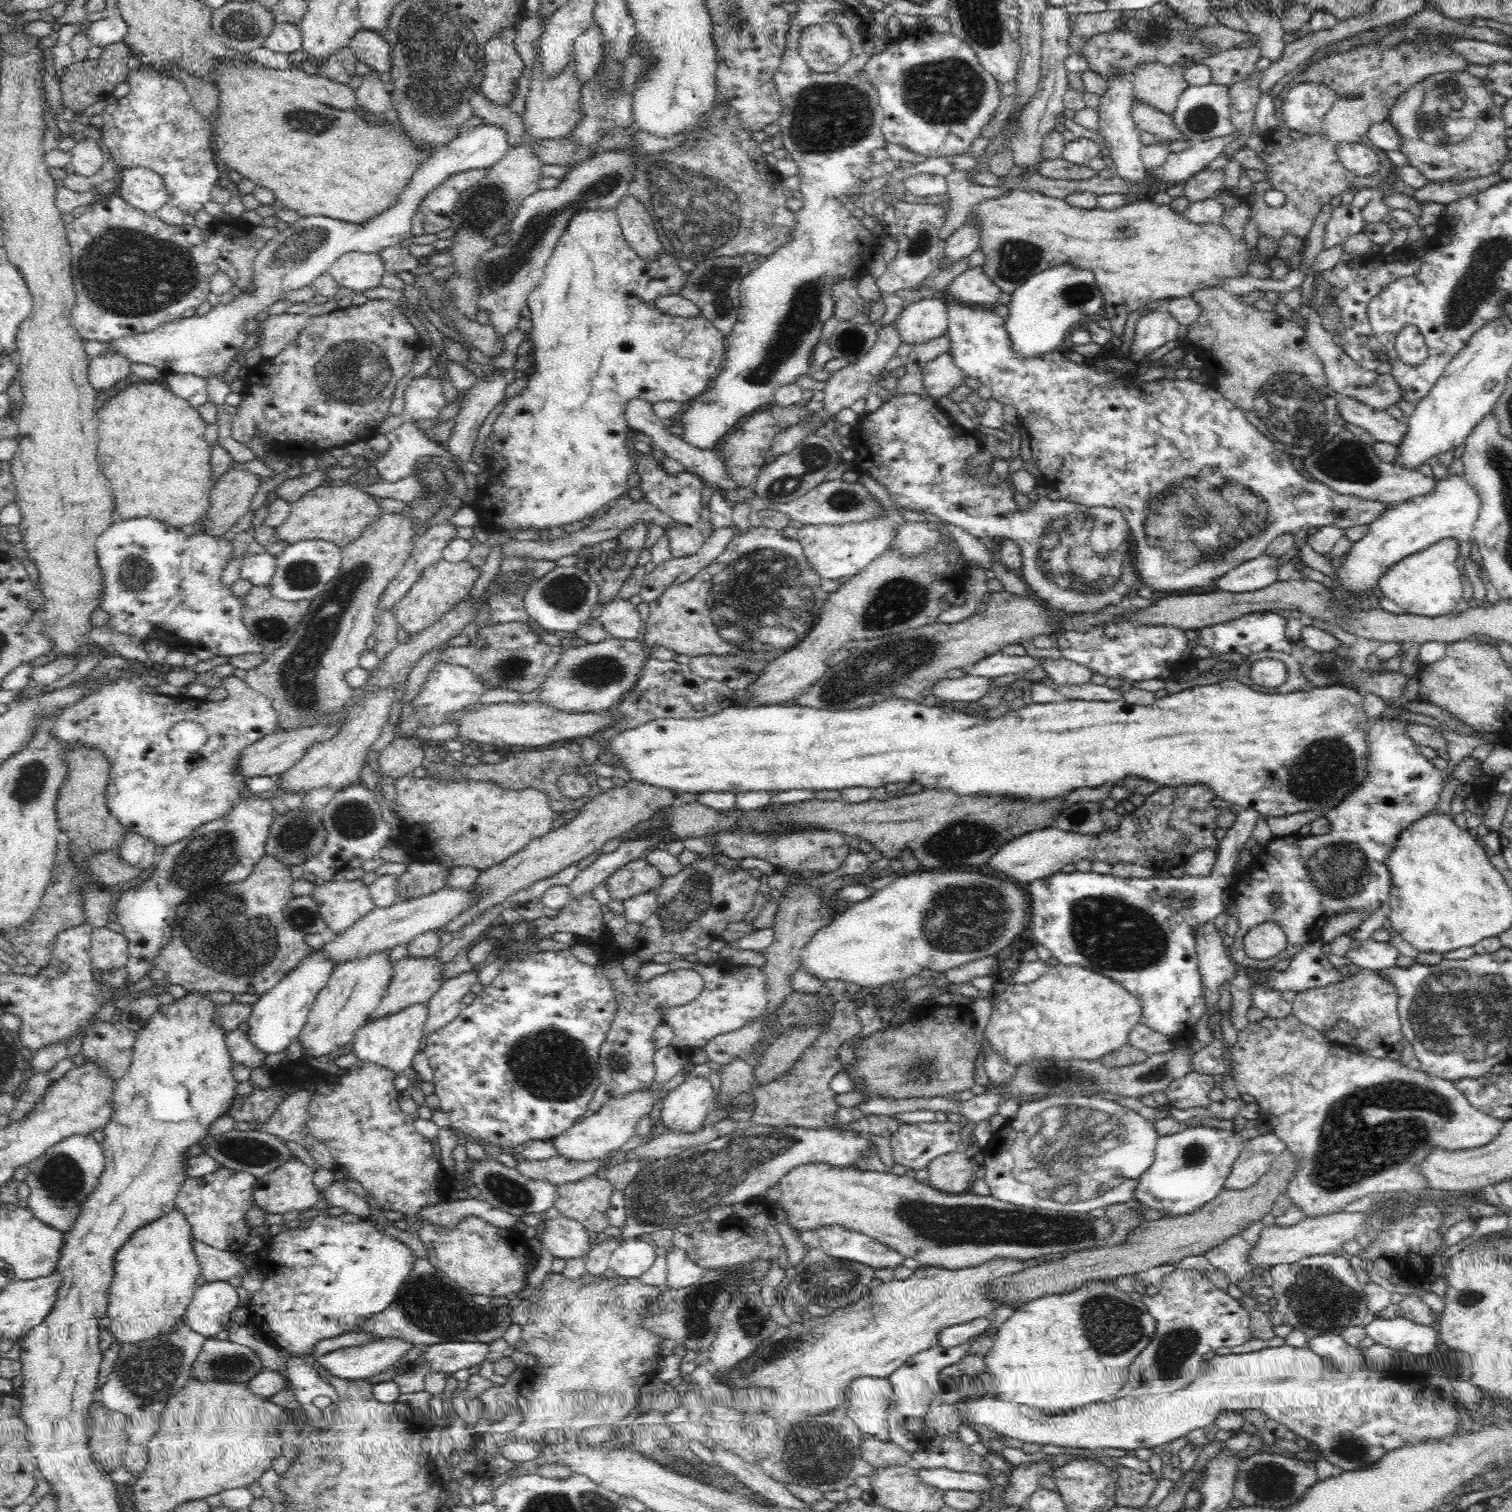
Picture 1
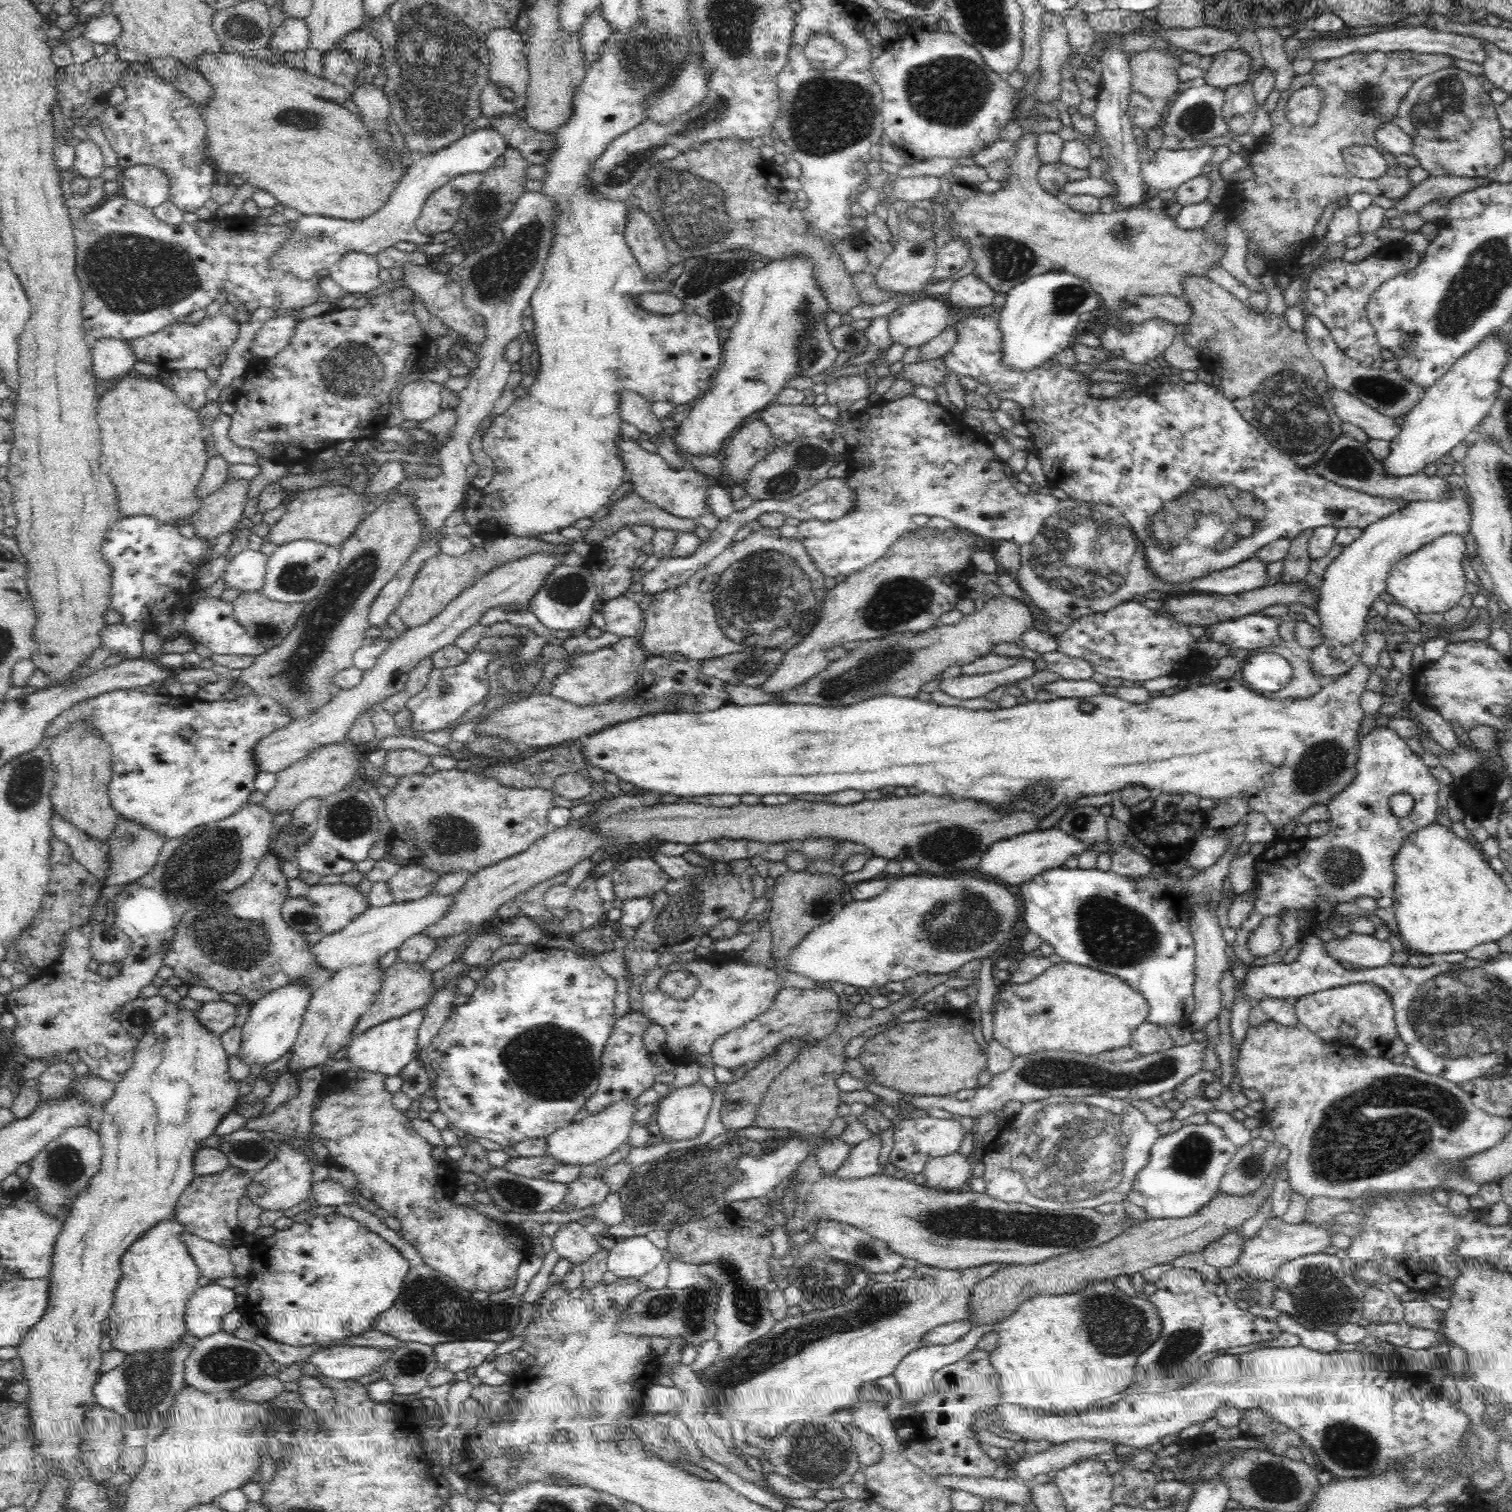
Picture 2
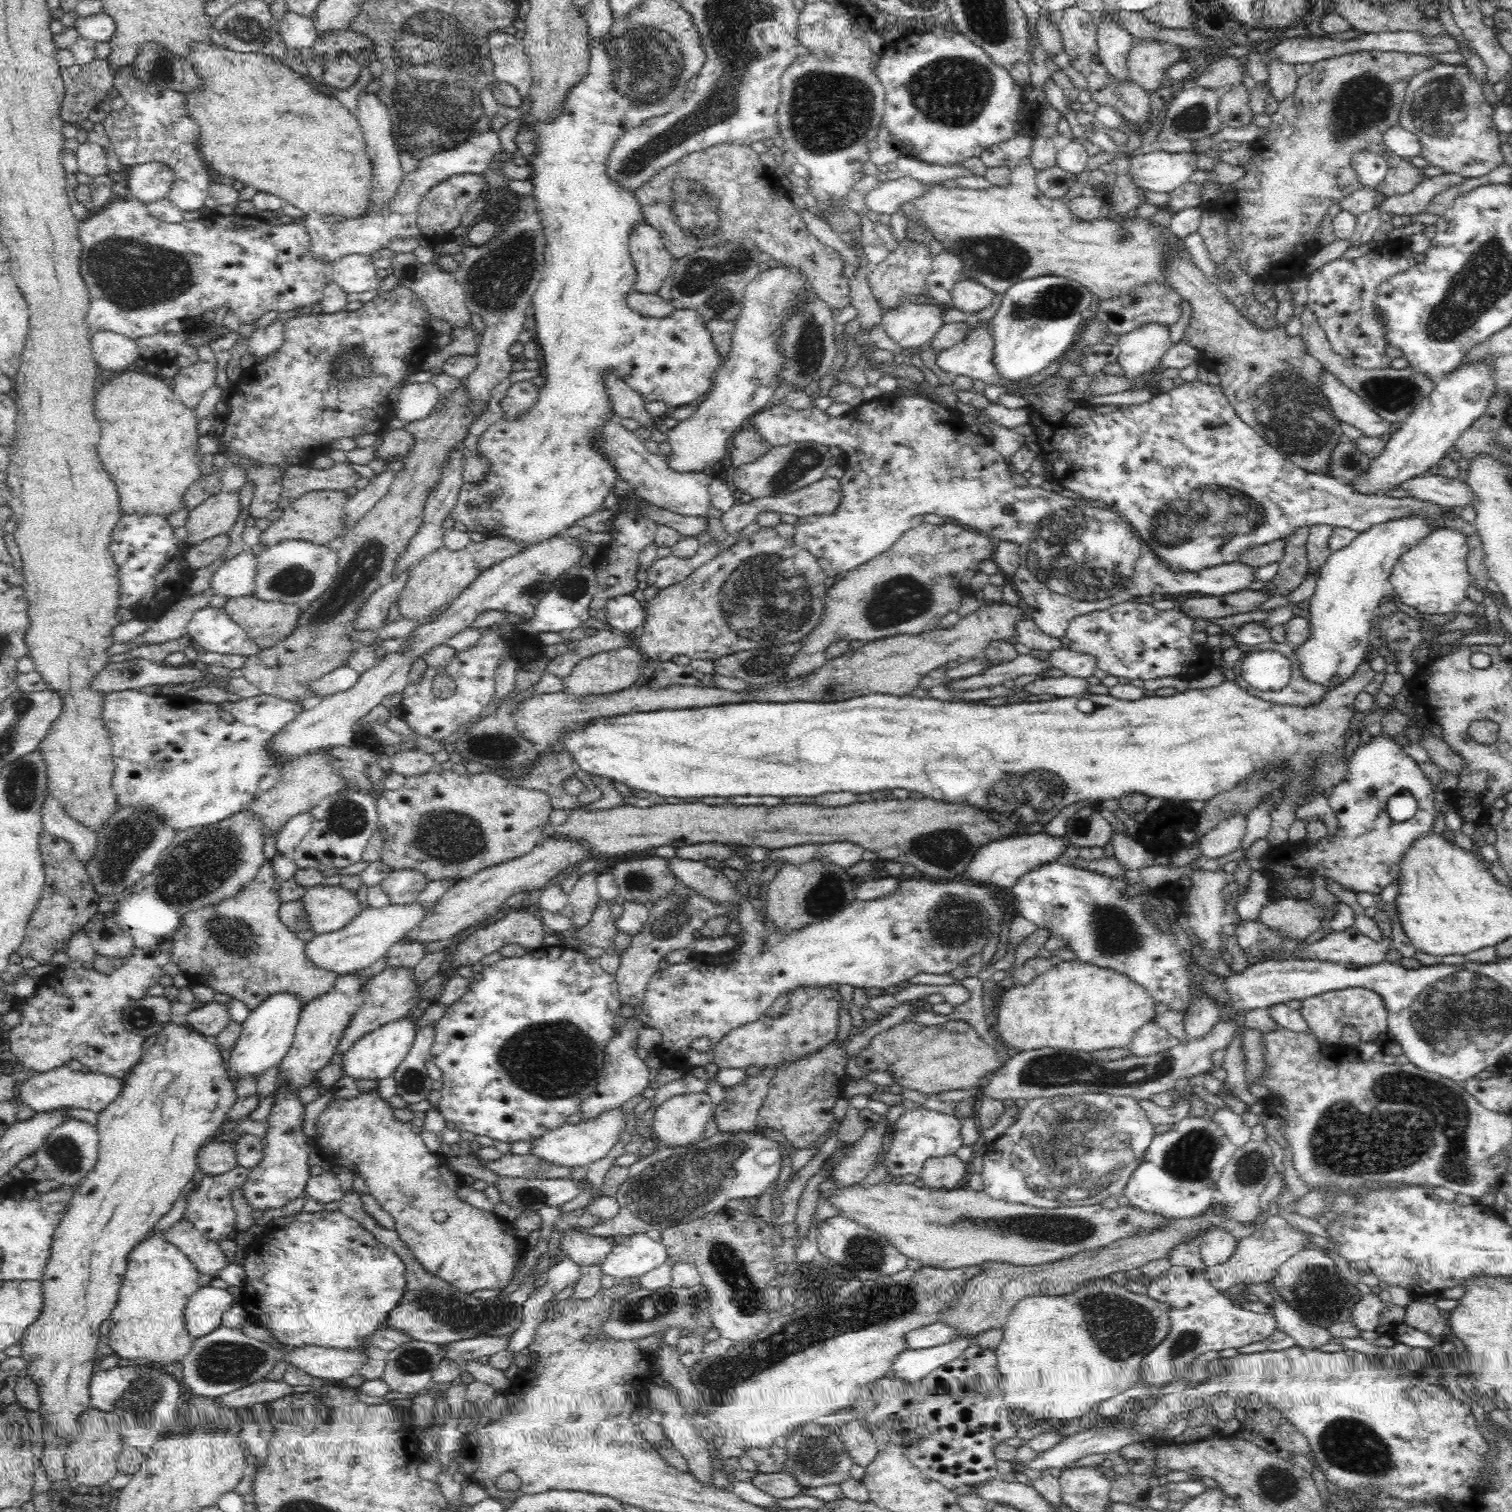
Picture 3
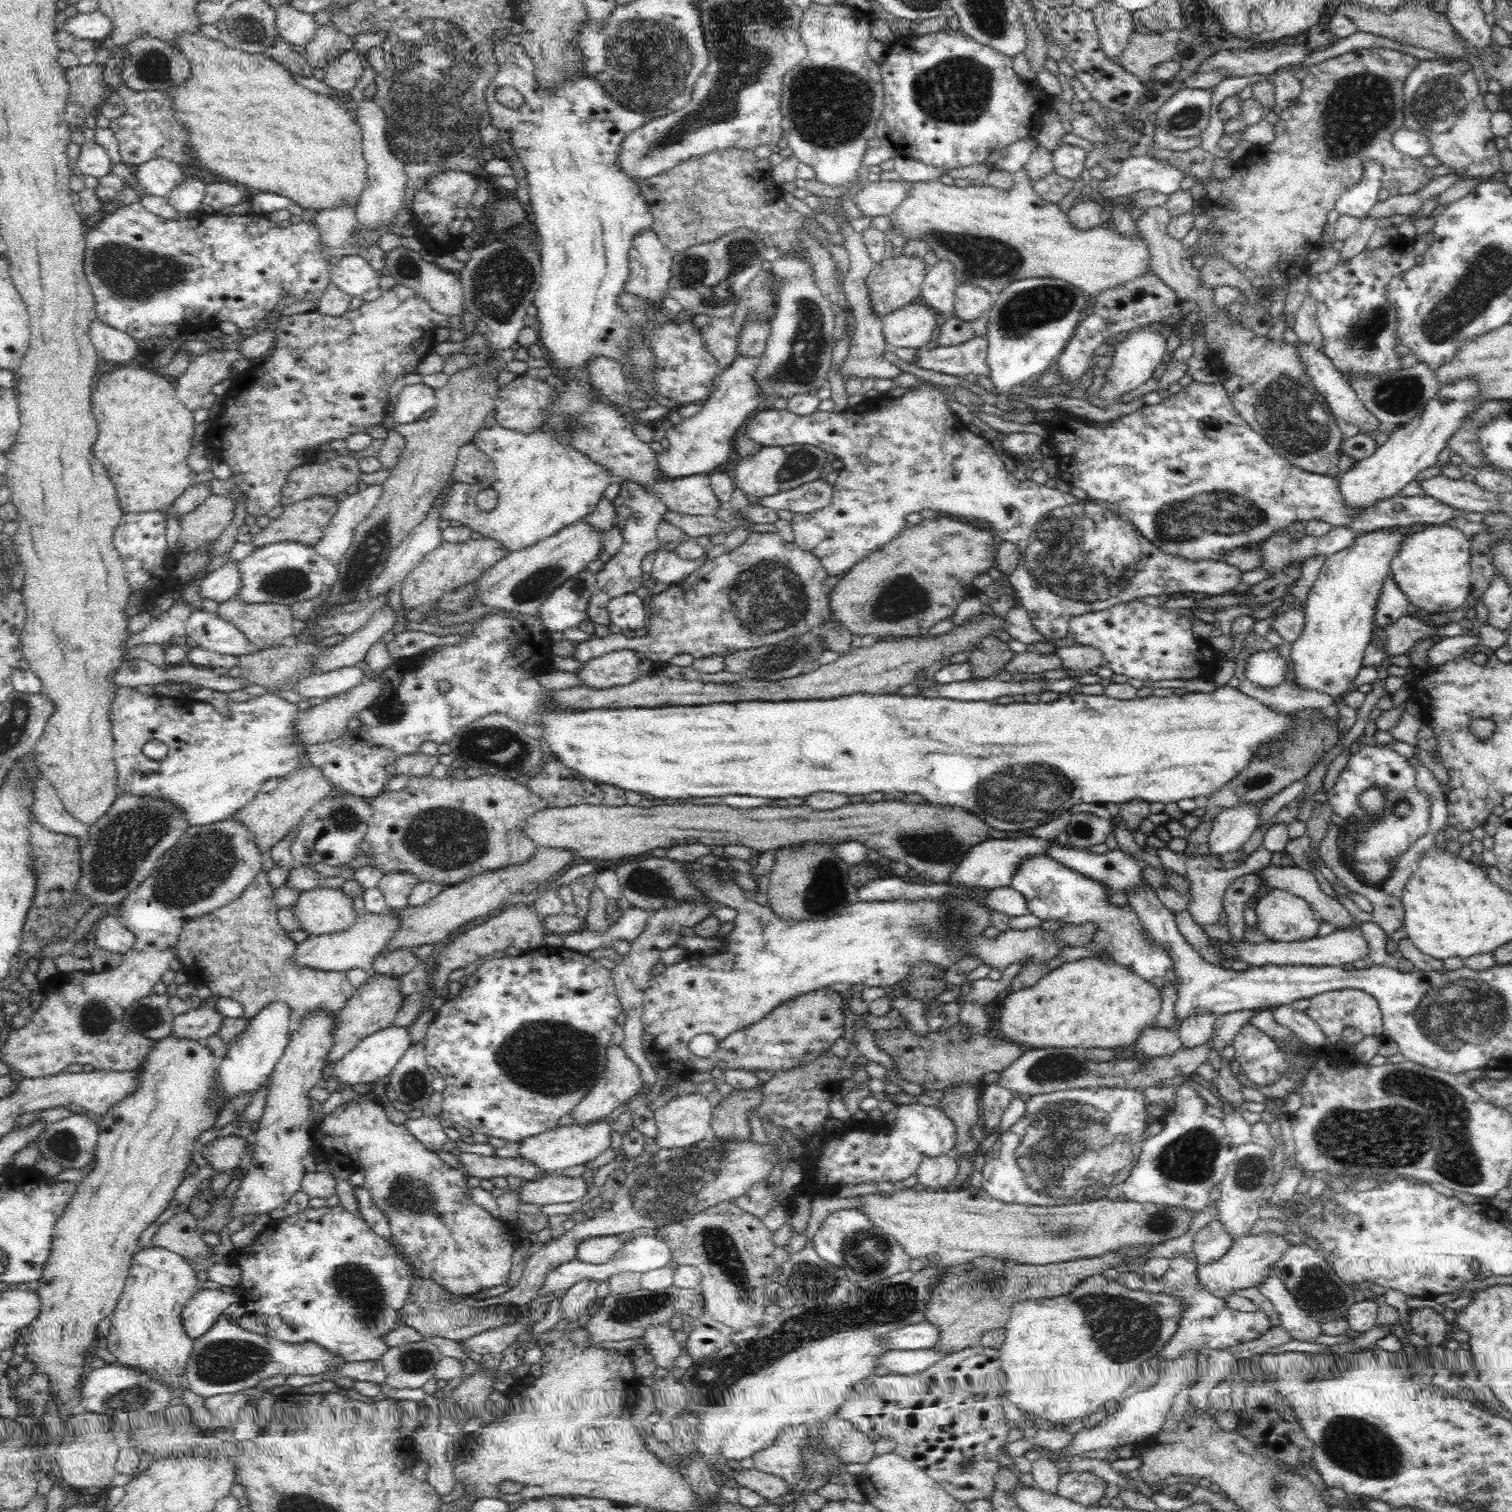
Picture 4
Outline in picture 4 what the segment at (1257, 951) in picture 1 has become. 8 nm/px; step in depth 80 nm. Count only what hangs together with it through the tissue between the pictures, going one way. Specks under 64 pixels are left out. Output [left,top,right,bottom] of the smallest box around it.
[1256,889,1323,942]

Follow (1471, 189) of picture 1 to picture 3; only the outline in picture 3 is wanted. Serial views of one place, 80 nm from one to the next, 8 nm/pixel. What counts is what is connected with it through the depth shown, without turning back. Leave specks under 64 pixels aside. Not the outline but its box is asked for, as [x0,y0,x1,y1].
[1378,173,1465,216]

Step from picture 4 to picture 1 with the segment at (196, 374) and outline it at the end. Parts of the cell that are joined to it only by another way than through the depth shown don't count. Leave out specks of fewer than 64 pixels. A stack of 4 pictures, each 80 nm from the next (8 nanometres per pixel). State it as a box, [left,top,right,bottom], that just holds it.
[165,374,208,409]

